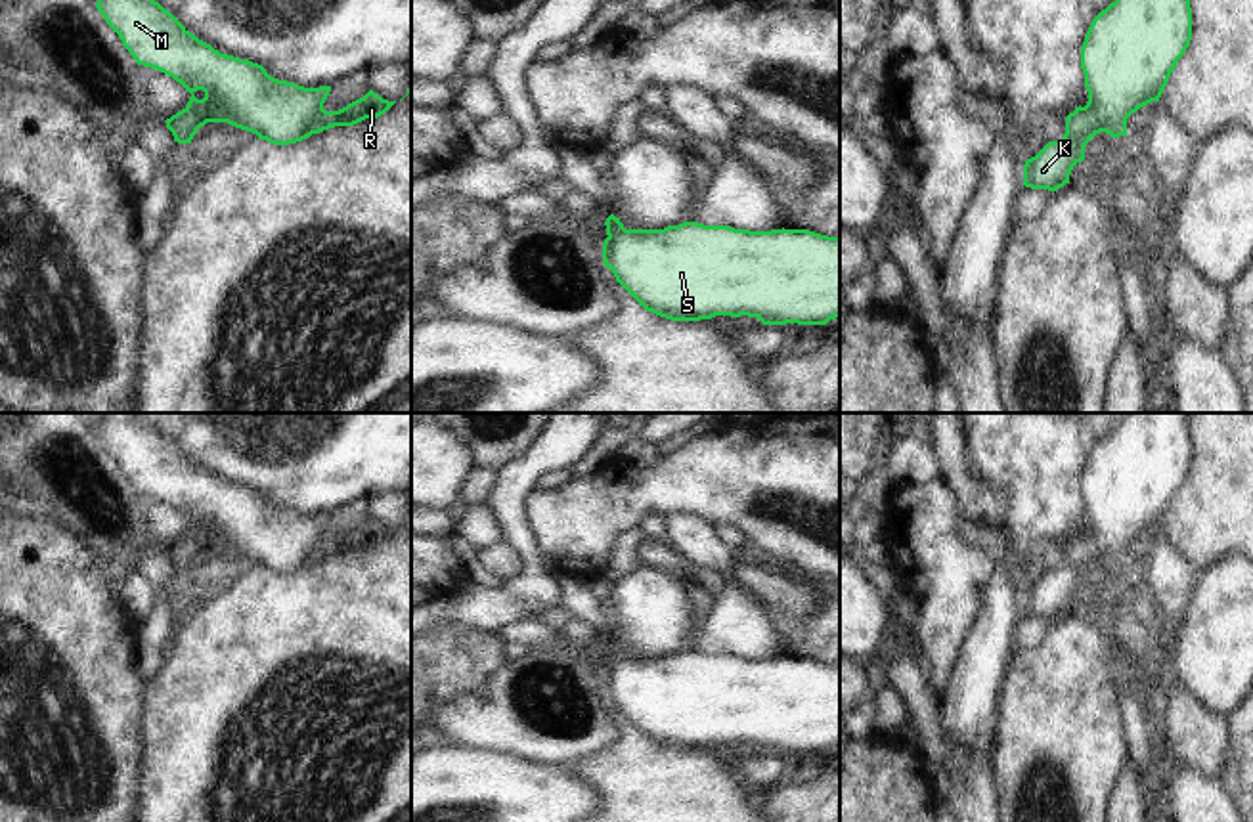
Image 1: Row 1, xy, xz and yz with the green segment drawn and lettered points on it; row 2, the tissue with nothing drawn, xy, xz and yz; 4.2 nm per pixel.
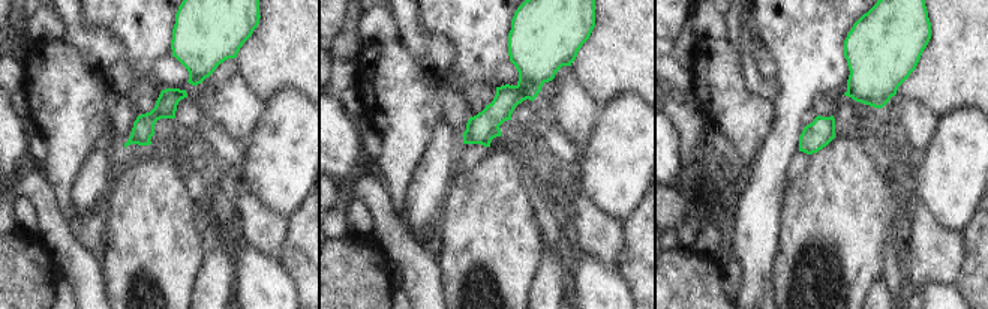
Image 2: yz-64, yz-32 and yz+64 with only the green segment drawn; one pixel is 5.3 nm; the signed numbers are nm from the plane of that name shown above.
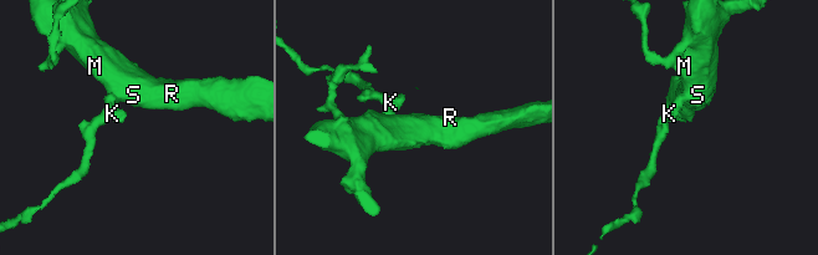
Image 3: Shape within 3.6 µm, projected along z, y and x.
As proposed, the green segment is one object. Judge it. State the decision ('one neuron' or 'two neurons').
one neuron

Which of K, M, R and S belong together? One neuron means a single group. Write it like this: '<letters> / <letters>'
K M R S

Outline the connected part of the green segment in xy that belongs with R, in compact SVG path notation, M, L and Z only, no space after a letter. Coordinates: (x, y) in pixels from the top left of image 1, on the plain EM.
M90 413L90 417L98 422L98 440L119 463L136 491L172 505L191 522L187 533L165 549L178 572L191 572L197 558L207 551L228 551L256 562L258 568L289 573L335 554L354 554L365 547L377 547L396 531L369 518L339 539L325 539L323 531L331 514L304 516L277 508L258 491L220 482L191 463L142 413Z

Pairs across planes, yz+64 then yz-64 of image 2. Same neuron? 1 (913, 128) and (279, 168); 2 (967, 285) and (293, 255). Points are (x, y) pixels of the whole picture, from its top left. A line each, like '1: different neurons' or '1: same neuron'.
1: different neurons
2: same neuron

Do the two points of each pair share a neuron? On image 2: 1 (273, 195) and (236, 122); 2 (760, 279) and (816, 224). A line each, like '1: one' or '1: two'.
1: two
2: two

